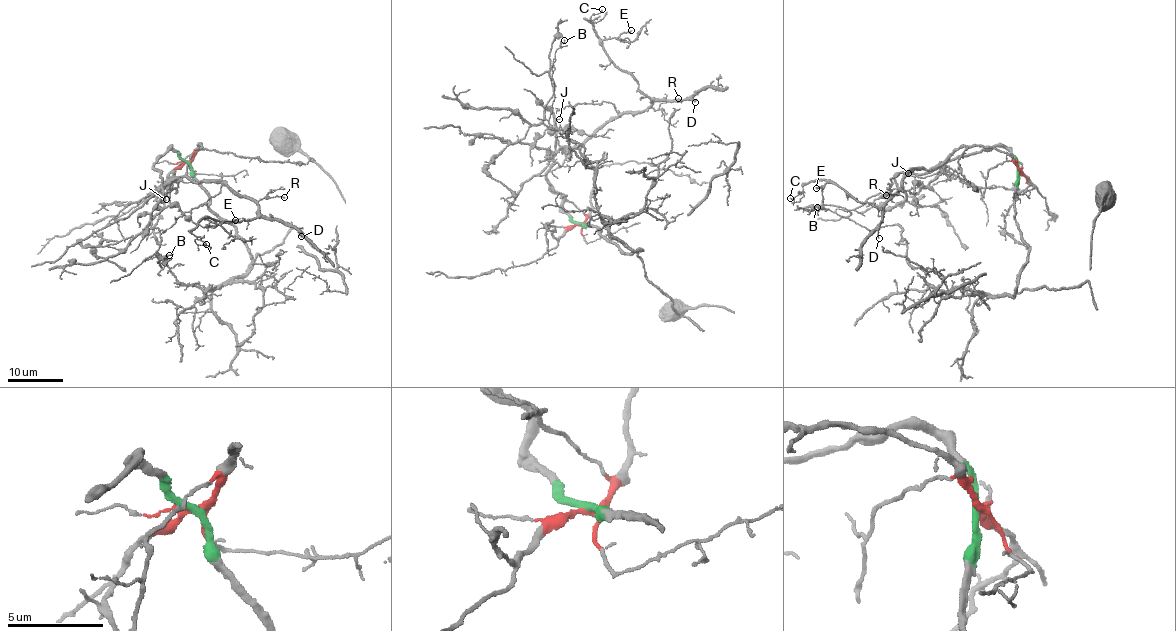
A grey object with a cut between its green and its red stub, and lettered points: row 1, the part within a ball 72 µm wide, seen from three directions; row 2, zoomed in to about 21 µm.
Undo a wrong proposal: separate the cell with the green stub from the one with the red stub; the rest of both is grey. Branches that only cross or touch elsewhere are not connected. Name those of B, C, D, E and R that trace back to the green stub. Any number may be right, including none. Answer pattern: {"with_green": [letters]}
{"with_green": ["B"]}

